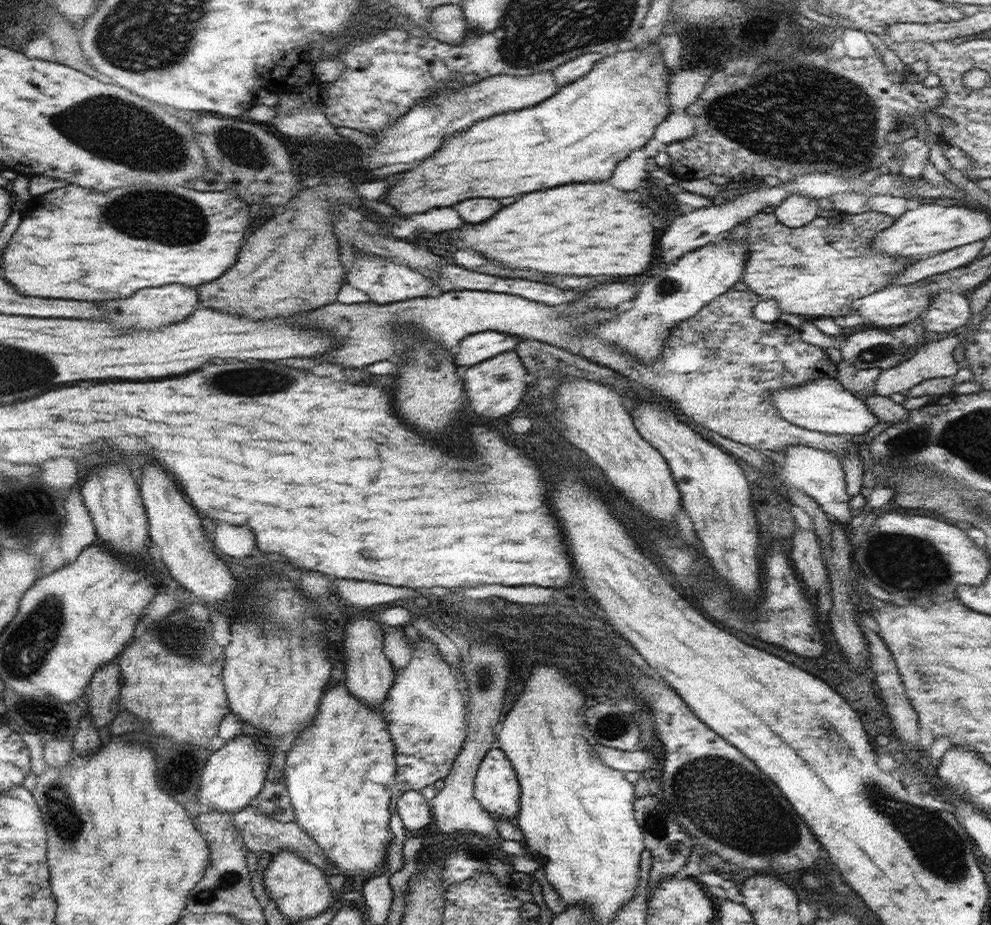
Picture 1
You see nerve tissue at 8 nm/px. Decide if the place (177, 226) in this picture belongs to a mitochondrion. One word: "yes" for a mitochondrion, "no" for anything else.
yes

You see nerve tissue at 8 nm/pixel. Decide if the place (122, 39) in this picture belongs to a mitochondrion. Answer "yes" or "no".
yes

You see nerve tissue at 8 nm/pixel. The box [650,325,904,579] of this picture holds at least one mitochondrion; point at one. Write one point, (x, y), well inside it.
(879, 353)

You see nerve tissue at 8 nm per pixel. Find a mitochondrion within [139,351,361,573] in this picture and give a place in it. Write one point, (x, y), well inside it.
(256, 381)

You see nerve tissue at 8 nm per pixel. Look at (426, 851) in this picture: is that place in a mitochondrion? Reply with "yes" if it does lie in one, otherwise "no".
no

